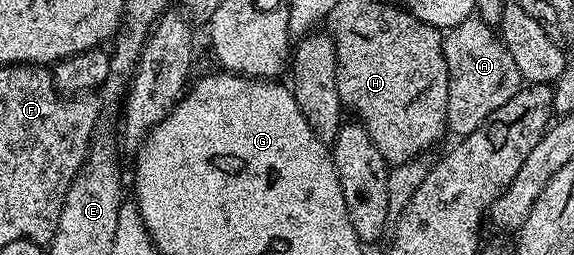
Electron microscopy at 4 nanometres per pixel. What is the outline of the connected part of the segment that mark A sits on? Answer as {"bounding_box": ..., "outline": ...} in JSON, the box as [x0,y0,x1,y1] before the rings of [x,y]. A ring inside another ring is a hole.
{"bounding_box":[444,17,522,137],"outline":[[[479,17],[462,21],[444,35],[444,56],[448,70],[447,130],[451,134],[453,131],[456,137],[474,133],[474,129],[492,118],[521,89],[522,80],[514,57],[510,57],[494,27]]]}

